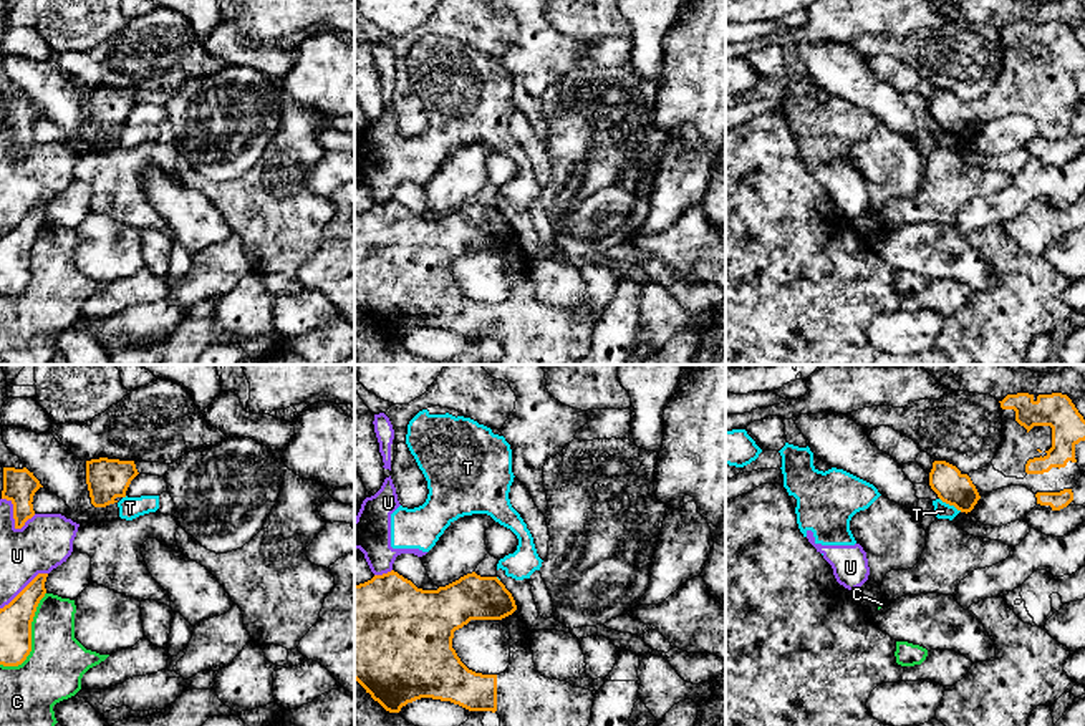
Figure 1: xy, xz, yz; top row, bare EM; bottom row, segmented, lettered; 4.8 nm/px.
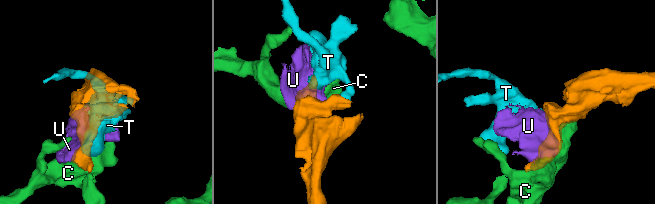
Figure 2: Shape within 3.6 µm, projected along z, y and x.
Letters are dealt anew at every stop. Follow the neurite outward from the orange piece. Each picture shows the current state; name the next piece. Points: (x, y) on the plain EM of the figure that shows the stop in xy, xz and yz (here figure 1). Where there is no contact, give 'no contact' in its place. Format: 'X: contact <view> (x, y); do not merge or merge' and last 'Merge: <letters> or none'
C: contact xy (30, 267); do not merge
T: contact yz (951, 133); do not merge
U: contact xy (15, 150); do not merge
Merge: none

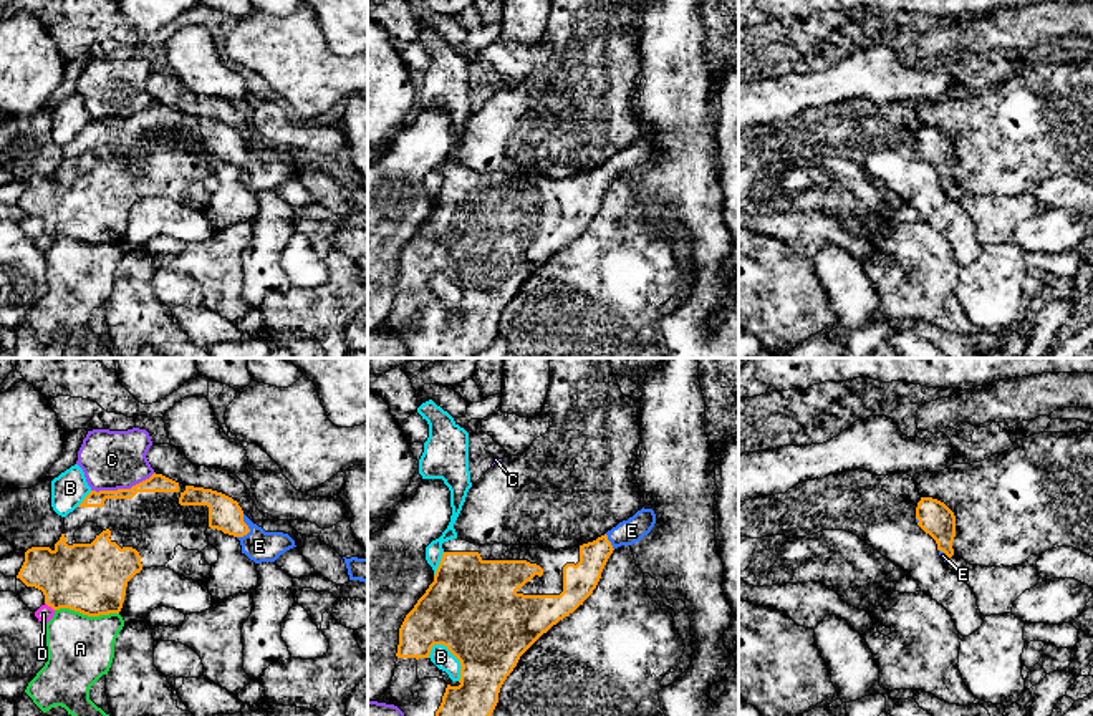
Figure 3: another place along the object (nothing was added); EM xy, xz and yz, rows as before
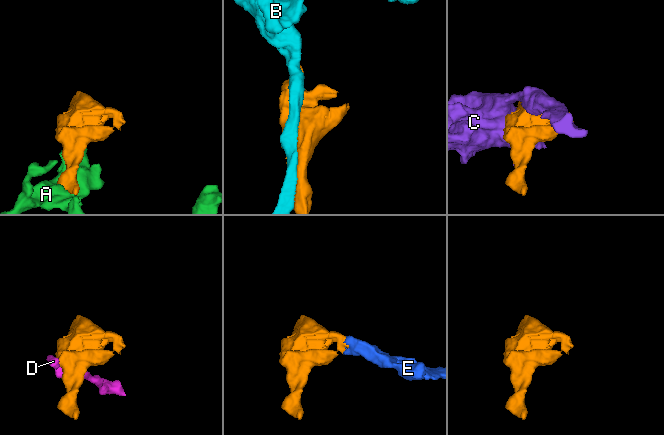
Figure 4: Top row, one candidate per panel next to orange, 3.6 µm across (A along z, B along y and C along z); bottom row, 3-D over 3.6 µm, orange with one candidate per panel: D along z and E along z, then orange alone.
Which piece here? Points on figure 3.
A: contact xy (86, 242); do not merge
B: contact xz (456, 285); do not merge
C: contact xy (123, 118); do not merge
D: contact xy (50, 234); do not merge
E: contact xy (249, 158); merge
Merge: E

